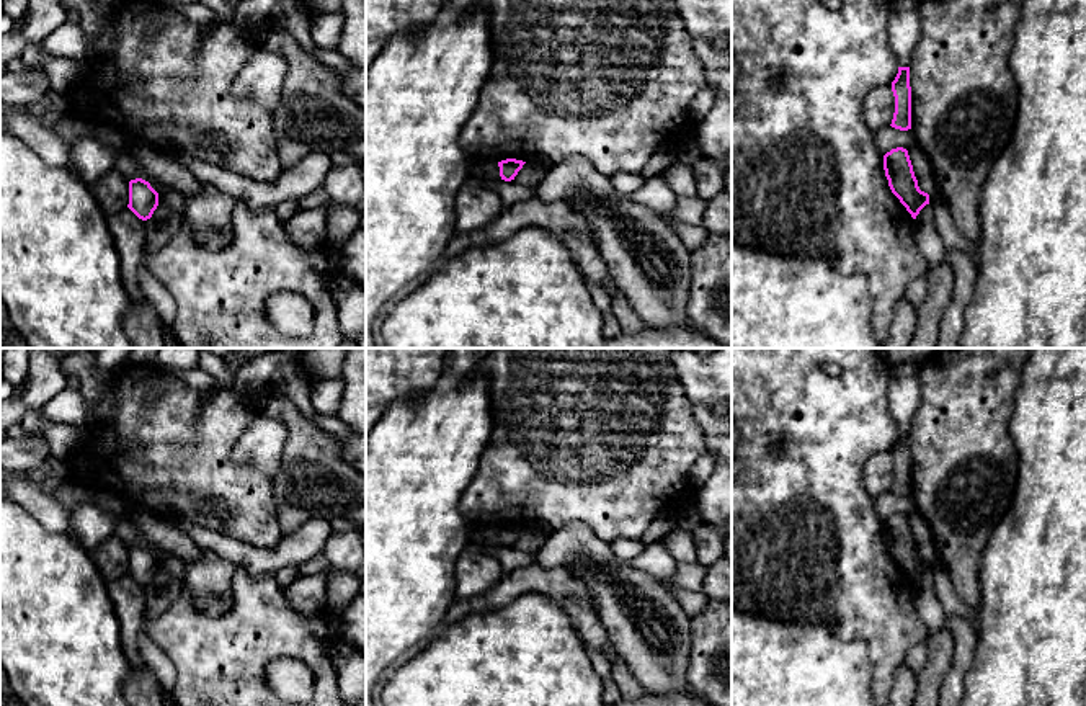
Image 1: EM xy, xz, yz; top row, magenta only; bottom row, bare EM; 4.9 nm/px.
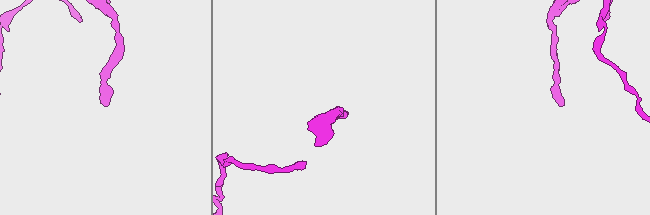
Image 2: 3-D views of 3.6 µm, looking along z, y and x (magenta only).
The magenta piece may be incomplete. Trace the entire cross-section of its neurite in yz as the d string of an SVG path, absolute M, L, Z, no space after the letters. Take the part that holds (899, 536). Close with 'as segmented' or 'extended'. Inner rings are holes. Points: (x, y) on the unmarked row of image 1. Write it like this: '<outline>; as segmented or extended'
M892 515L883 521L883 536L892 559L900 565L913 585L929 570L929 561L921 557L913 538L908 516Z; as segmented

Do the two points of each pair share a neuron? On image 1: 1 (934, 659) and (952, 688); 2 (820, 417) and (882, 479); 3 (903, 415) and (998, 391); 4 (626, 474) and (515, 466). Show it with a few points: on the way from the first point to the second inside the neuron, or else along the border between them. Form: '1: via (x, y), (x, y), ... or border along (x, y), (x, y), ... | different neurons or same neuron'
1: border along (952, 638), (952, 665), (939, 688) | different neurons
2: border along (890, 450), (866, 463), (864, 489), (872, 499) | different neurons
3: border along (918, 375), (918, 407), (908, 432) | different neurons
4: via (598, 466), (542, 466) | same neuron

